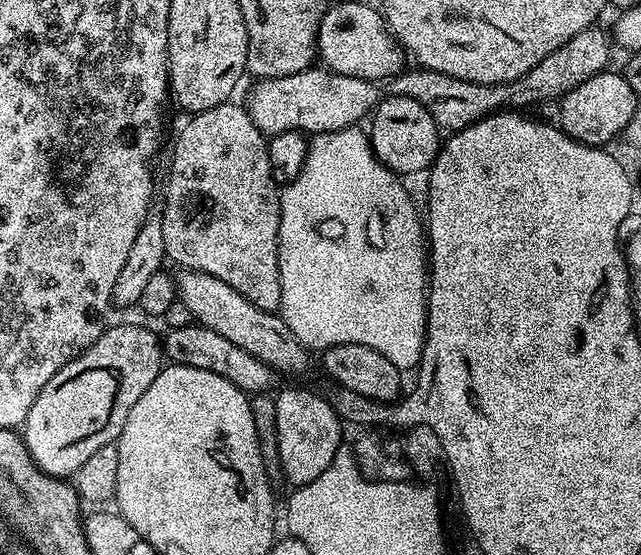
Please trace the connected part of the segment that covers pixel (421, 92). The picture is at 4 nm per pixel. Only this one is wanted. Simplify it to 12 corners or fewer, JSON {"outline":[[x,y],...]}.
{"outline":[[600,26],[562,42],[512,84],[412,66],[389,96],[451,134],[483,116],[563,100],[609,67]]}

